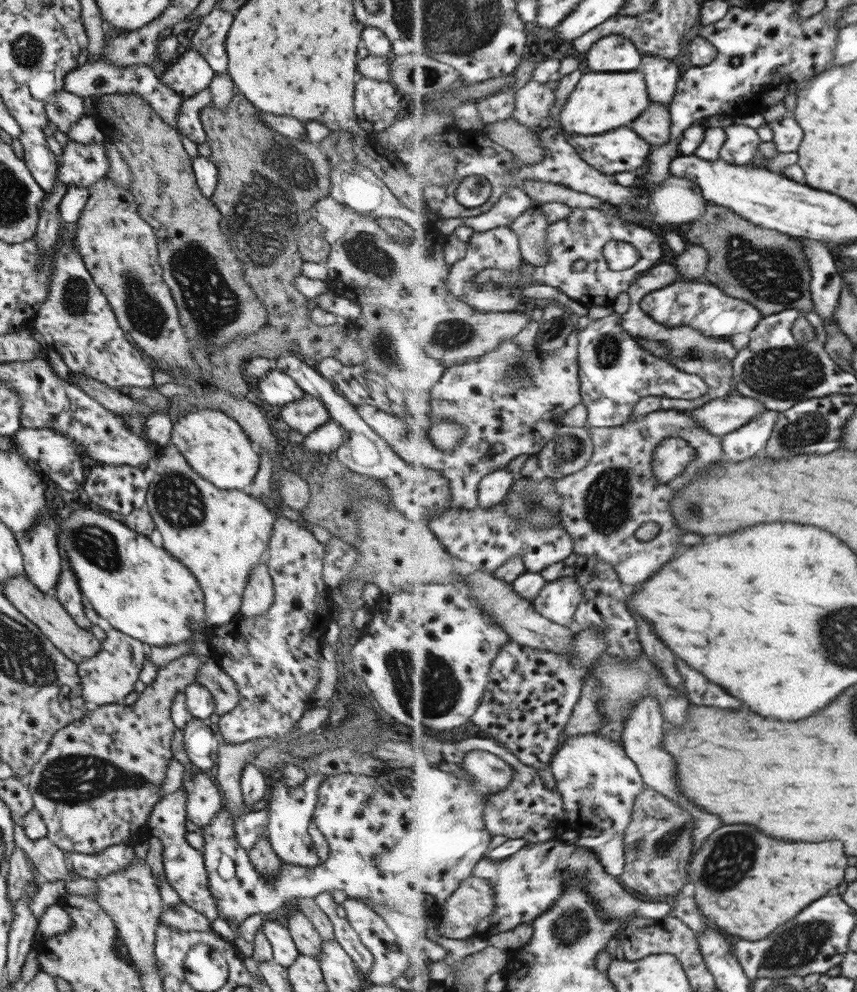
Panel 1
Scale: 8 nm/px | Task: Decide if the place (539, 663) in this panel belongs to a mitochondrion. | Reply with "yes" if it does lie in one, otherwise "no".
no

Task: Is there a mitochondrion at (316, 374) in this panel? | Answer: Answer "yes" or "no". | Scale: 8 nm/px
no

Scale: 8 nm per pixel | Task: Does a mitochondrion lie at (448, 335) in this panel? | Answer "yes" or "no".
yes

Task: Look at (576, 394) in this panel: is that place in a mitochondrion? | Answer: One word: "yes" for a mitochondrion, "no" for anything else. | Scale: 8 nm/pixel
no

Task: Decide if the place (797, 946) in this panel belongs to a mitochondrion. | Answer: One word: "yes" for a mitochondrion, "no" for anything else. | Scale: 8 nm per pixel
yes

